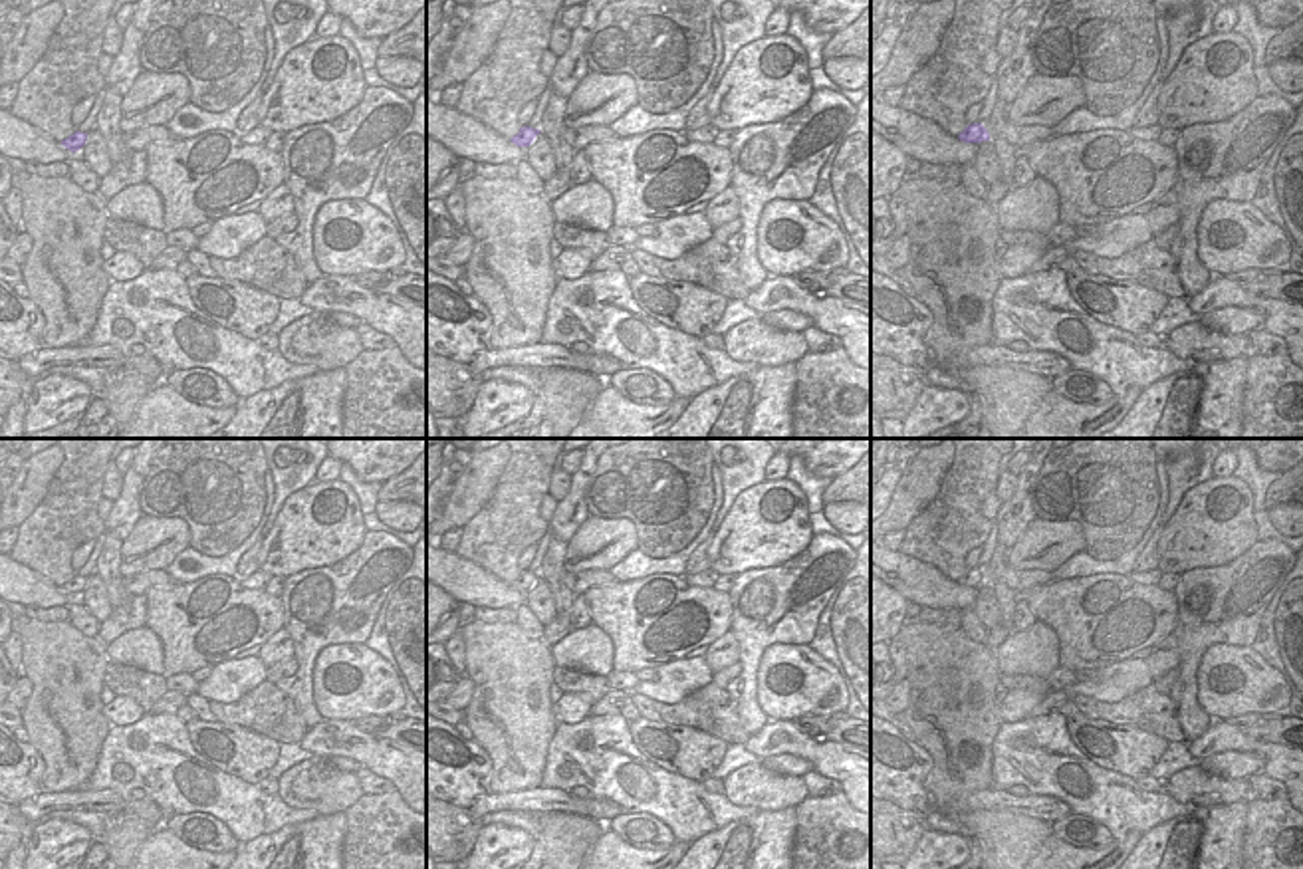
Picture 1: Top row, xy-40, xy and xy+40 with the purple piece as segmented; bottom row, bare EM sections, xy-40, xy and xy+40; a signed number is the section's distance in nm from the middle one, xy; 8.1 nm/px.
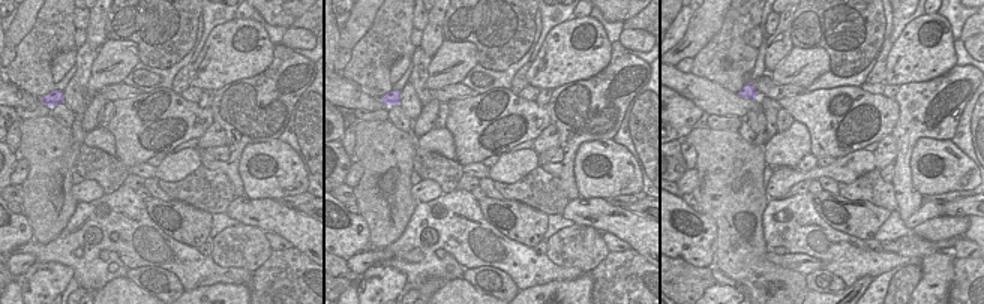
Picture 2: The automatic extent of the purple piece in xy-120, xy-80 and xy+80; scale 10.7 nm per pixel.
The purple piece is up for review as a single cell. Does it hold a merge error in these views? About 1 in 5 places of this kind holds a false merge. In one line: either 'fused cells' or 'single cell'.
single cell

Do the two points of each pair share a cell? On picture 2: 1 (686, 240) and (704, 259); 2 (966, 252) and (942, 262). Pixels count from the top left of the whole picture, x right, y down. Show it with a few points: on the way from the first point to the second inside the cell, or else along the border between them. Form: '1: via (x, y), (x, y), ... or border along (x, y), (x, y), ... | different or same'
1: via (690, 244), (699, 255) | same
2: border along (950, 250), (954, 256) | different

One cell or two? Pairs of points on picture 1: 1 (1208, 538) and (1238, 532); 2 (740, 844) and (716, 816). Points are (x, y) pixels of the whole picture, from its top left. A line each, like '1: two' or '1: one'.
1: one
2: two

